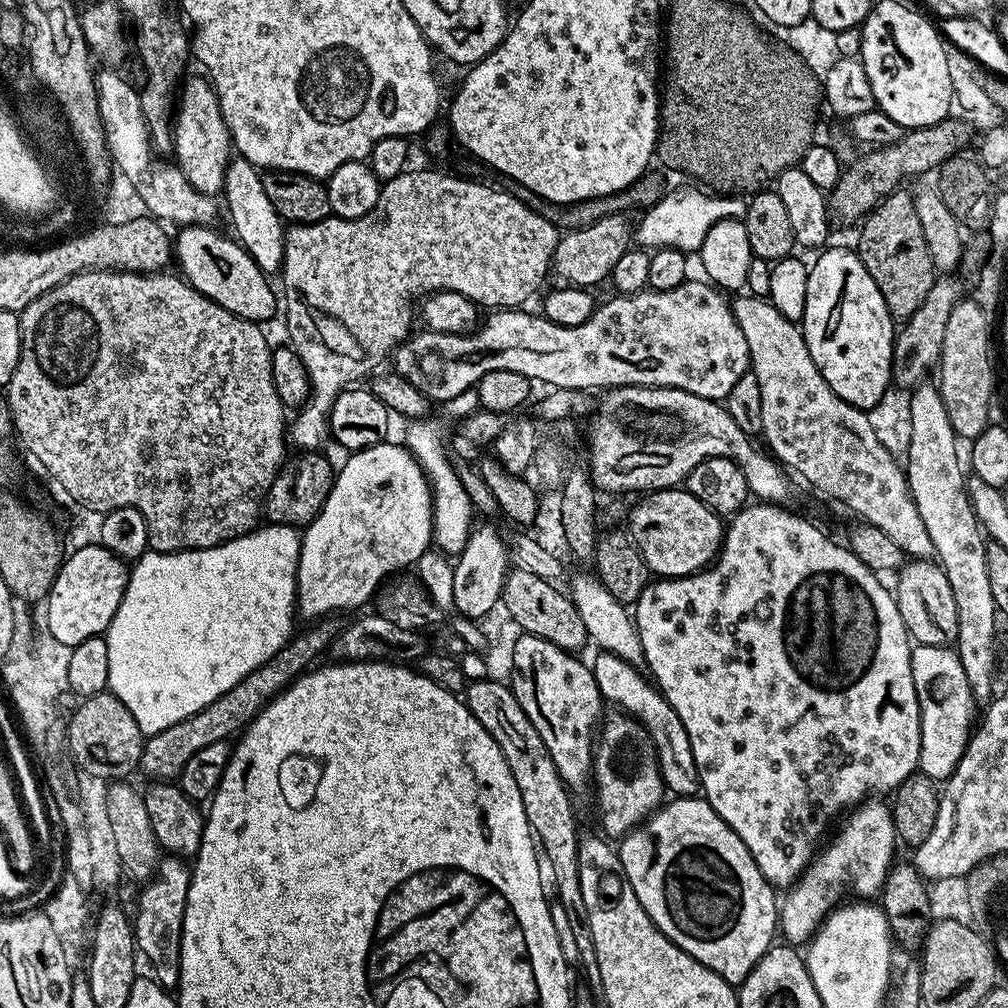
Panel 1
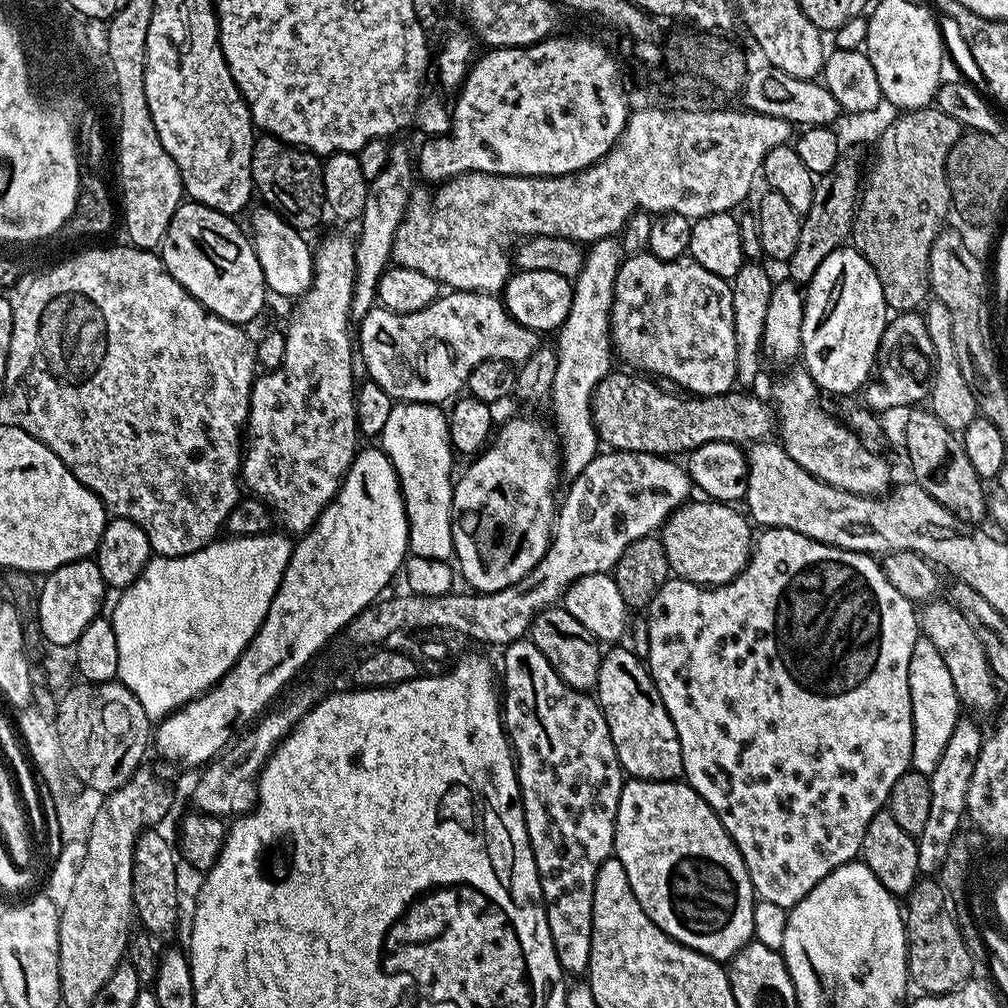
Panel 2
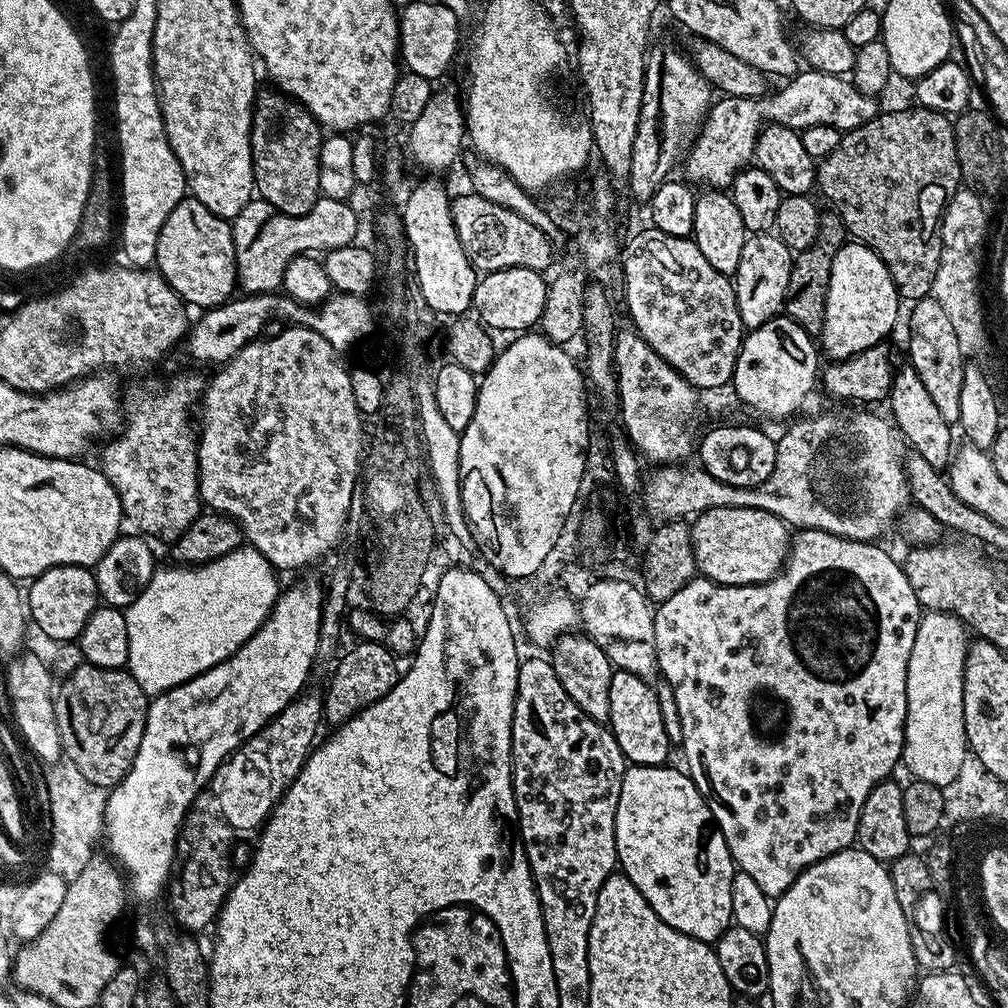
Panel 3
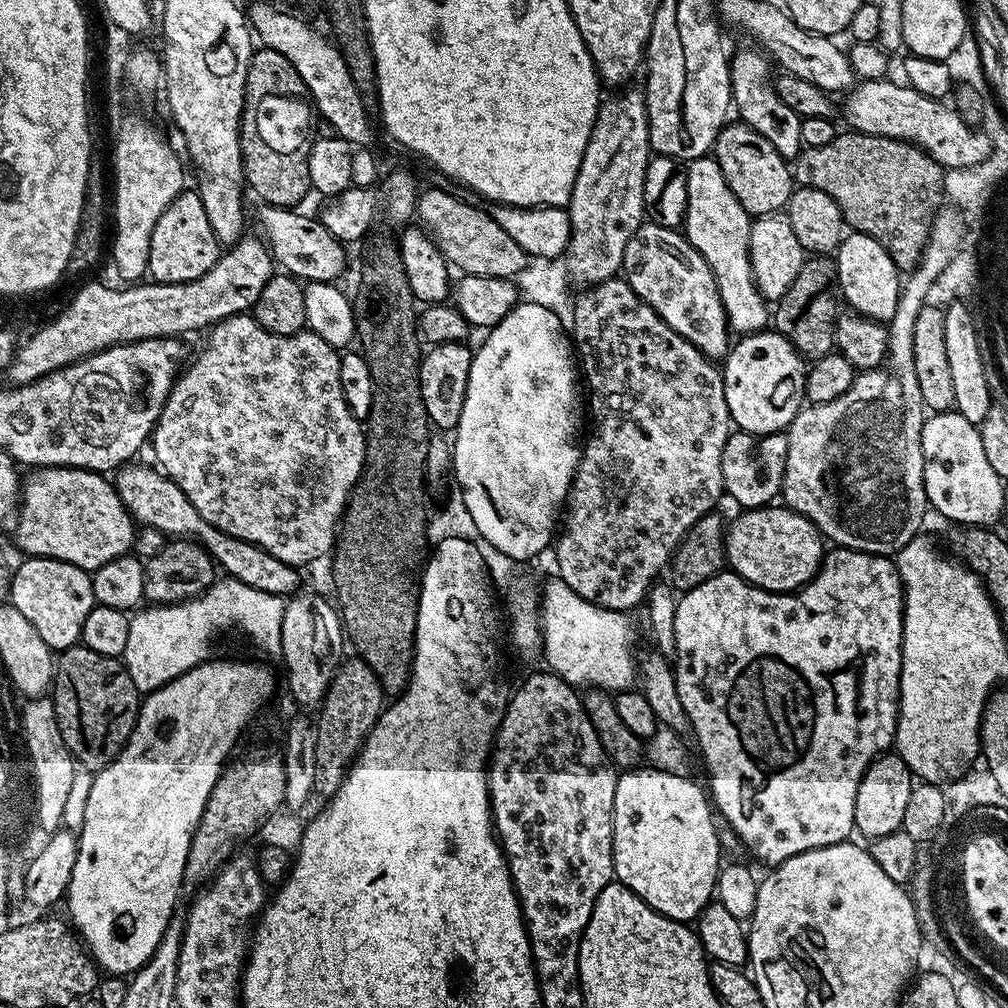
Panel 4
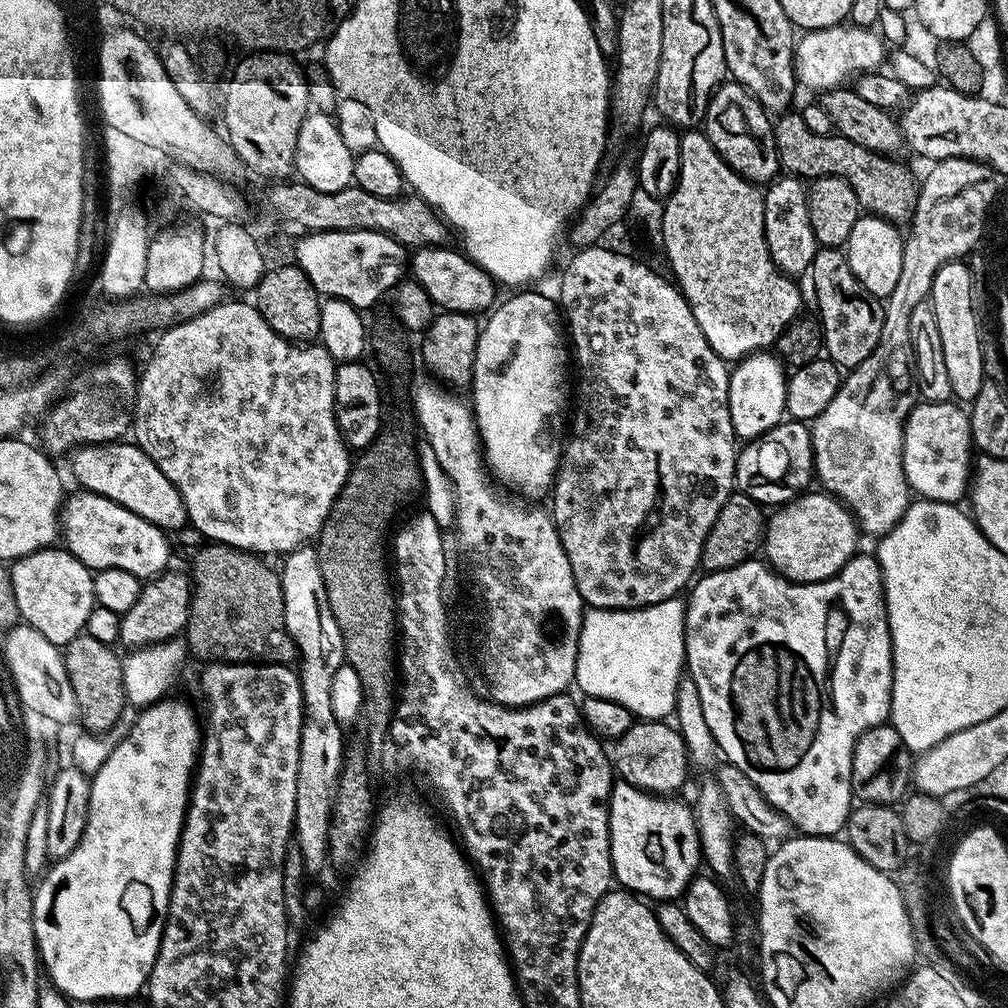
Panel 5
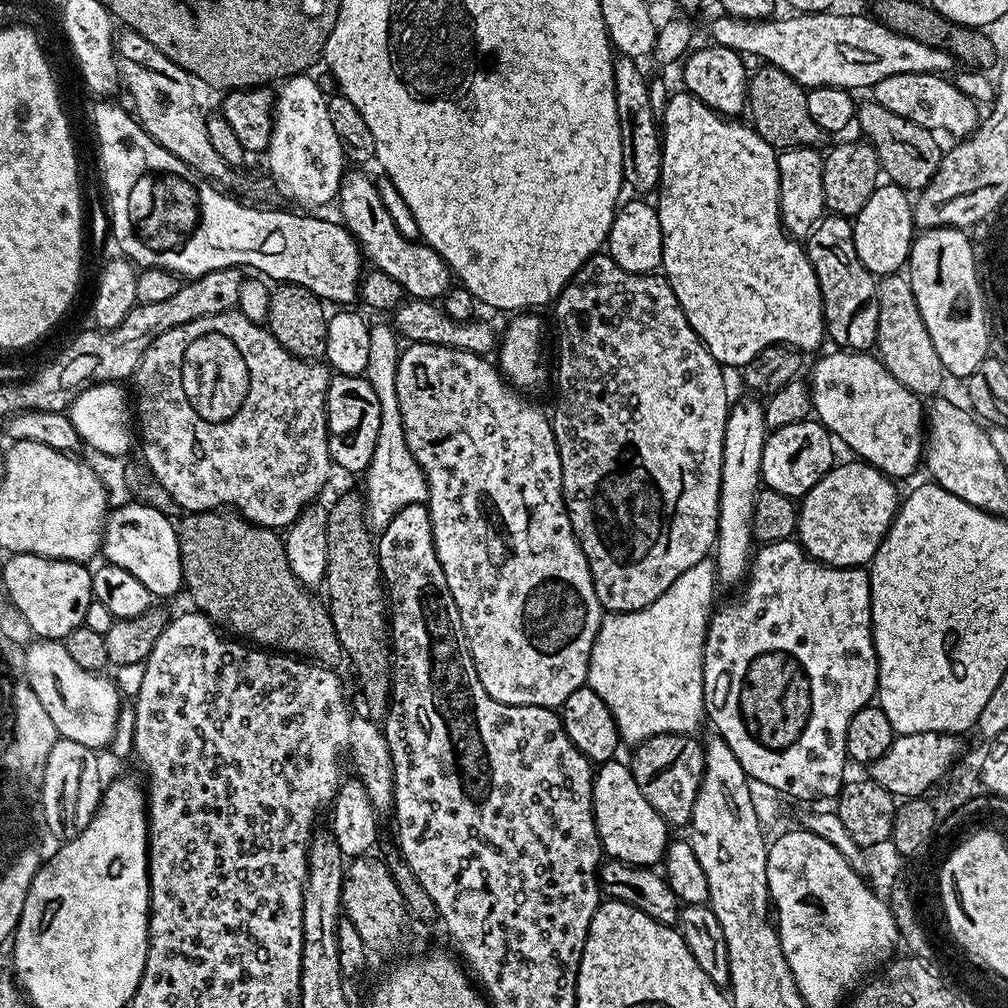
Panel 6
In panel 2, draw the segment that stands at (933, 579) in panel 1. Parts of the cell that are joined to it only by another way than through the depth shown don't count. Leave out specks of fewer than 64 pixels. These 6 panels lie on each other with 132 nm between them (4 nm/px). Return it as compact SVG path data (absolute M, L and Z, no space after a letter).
M933 599L923 605L918 616L918 628L923 639L934 642L938 646L938 652L942 654L942 662L946 662L946 670L950 670L950 678L954 682L956 696L961 705L973 713L992 712L998 708L996 704L996 686L998 680L993 675L991 664L987 660L986 650L978 640L978 634L974 634L974 626L962 618L962 614L947 599Z

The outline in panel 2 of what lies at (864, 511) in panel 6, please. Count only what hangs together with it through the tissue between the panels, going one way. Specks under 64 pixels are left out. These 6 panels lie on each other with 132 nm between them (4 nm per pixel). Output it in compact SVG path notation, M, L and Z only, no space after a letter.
M707 498L699 499L693 499L691 502L681 504L659 529L658 535L662 546L666 550L668 567L673 577L689 580L691 584L705 586L729 584L748 565L748 561L752 559L754 531L752 532L751 526L748 525L747 518L749 519L749 517L743 511L741 511L742 513L735 512L732 509L735 507L731 503L713 502Z

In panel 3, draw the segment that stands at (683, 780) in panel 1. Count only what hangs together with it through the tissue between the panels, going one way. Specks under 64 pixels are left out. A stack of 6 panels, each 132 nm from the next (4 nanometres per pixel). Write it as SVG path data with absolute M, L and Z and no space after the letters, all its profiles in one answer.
M613 671L610 678L610 714L607 723L612 729L612 737L618 742L625 761L635 766L660 766L668 756L668 728L664 725L664 712L660 700L647 679L634 673Z

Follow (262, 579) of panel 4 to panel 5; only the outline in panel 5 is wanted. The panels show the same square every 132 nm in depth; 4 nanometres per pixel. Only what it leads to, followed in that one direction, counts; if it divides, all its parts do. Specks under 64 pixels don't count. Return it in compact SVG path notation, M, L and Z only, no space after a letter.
M119 440L104 444L80 445L72 450L69 459L72 472L79 483L77 485L81 489L102 494L111 501L125 505L132 513L138 514L165 532L187 525L188 511L179 490L135 443Z

